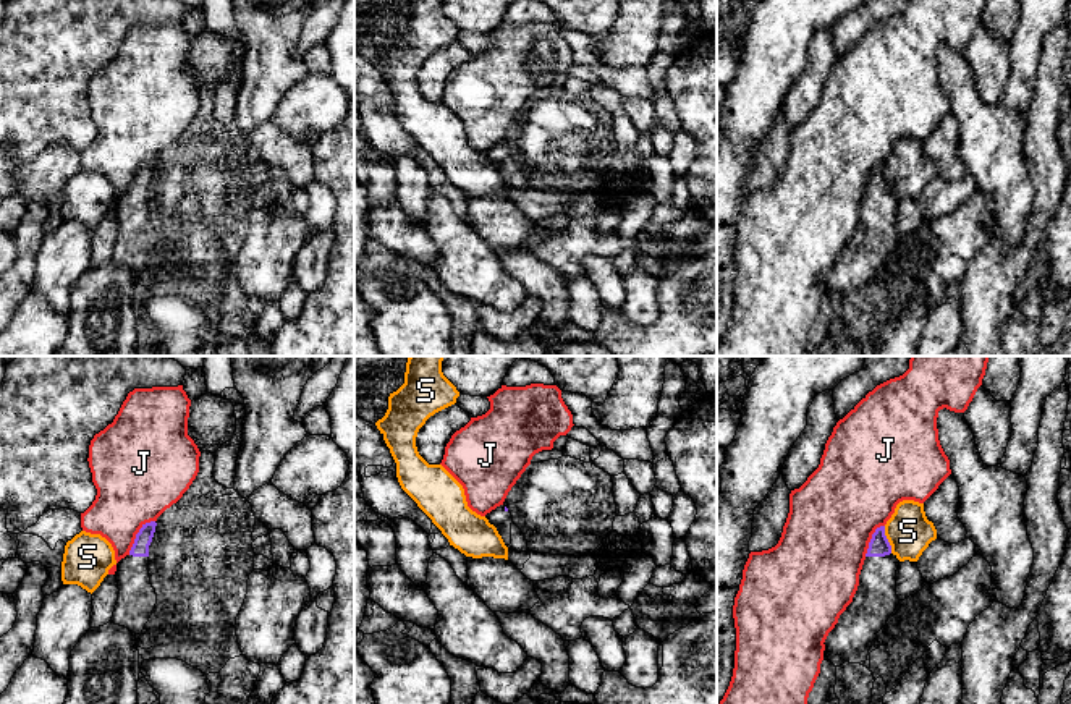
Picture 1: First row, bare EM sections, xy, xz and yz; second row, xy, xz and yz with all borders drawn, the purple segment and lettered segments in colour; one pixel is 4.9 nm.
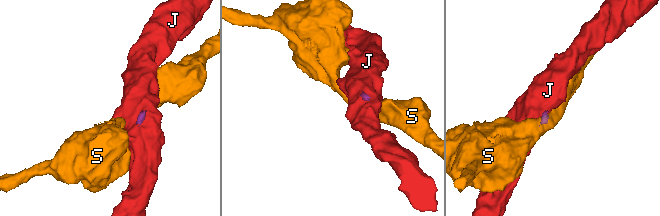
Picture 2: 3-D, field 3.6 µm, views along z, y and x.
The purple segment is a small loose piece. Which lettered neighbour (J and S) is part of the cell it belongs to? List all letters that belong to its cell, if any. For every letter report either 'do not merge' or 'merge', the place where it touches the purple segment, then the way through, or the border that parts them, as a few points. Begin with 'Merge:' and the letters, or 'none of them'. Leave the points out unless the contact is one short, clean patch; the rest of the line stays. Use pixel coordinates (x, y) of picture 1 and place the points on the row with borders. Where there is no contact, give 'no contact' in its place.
Merge: none of them
J: do not merge; meets purple in xy at (136, 534); border along xy (154, 520), (139, 530), (128, 554)
S: do not merge; meets purple in yz at (887, 539); border along yz (884, 526), (892, 552)

